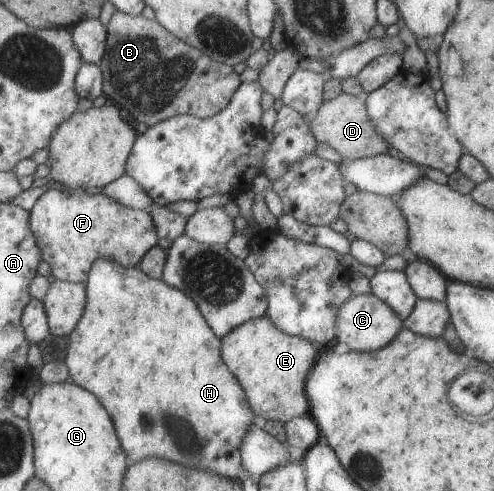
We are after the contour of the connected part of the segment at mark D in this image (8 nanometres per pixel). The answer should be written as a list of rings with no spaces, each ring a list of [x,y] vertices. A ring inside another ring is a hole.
[[[341,93],[333,100],[323,101],[317,116],[311,120],[311,132],[318,142],[325,142],[334,148],[342,158],[358,159],[387,153],[392,146],[390,142],[375,128],[374,122],[367,112],[365,96],[356,97]]]

